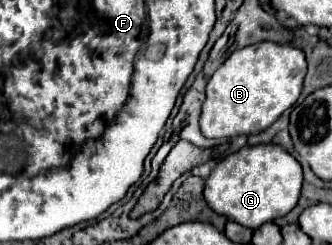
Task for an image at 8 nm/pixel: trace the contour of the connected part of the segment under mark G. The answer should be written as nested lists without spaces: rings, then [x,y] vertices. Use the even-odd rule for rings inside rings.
[[[246,145],[224,157],[206,179],[204,197],[208,205],[236,223],[258,229],[260,225],[290,213],[300,197],[302,167],[282,145]]]

